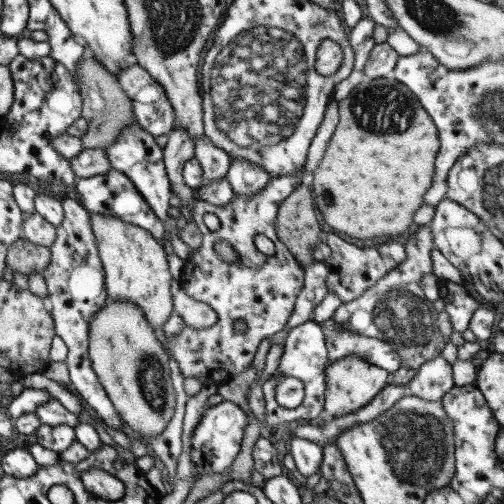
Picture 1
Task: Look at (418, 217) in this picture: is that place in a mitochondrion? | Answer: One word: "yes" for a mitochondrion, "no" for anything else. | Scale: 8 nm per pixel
no

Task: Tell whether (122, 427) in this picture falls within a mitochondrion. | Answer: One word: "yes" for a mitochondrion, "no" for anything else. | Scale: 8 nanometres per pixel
no

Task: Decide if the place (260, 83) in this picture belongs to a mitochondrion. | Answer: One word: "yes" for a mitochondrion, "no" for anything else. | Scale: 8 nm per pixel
yes

